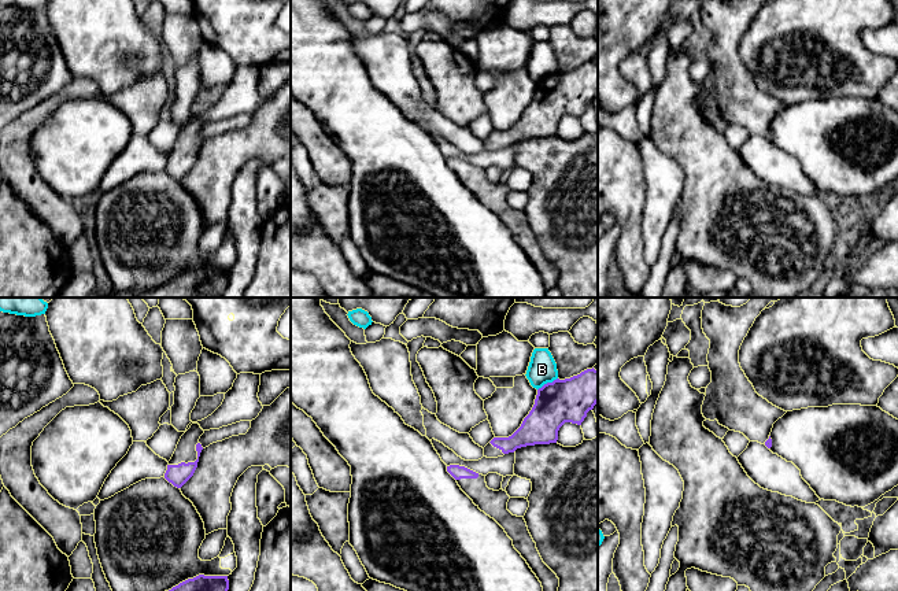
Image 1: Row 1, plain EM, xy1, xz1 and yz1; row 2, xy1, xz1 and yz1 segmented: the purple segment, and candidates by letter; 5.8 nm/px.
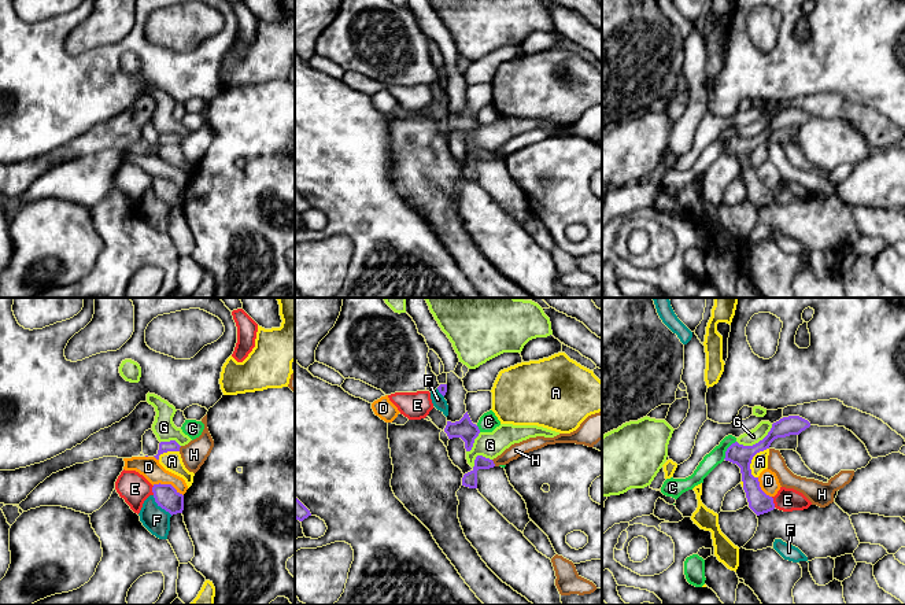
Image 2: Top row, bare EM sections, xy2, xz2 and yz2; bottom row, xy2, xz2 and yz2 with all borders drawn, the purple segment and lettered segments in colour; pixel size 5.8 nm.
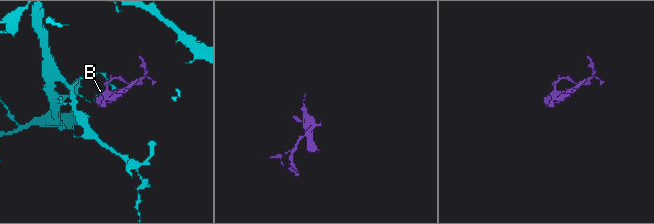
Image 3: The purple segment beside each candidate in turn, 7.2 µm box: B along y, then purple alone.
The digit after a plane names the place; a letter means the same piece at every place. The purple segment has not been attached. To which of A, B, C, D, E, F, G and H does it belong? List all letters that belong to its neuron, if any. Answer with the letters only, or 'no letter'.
no letter

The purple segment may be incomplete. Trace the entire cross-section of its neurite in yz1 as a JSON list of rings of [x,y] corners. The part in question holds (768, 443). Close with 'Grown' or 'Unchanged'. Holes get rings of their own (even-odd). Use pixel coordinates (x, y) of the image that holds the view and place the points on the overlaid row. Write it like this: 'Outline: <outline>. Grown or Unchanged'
Outline: [[[751,298],[740,307],[705,303],[702,329],[710,340],[707,354],[712,383],[706,388],[702,414],[717,420],[750,442],[772,447],[773,424],[787,411],[760,396],[739,363],[739,350],[755,318],[770,303],[784,298]]]. Grown

